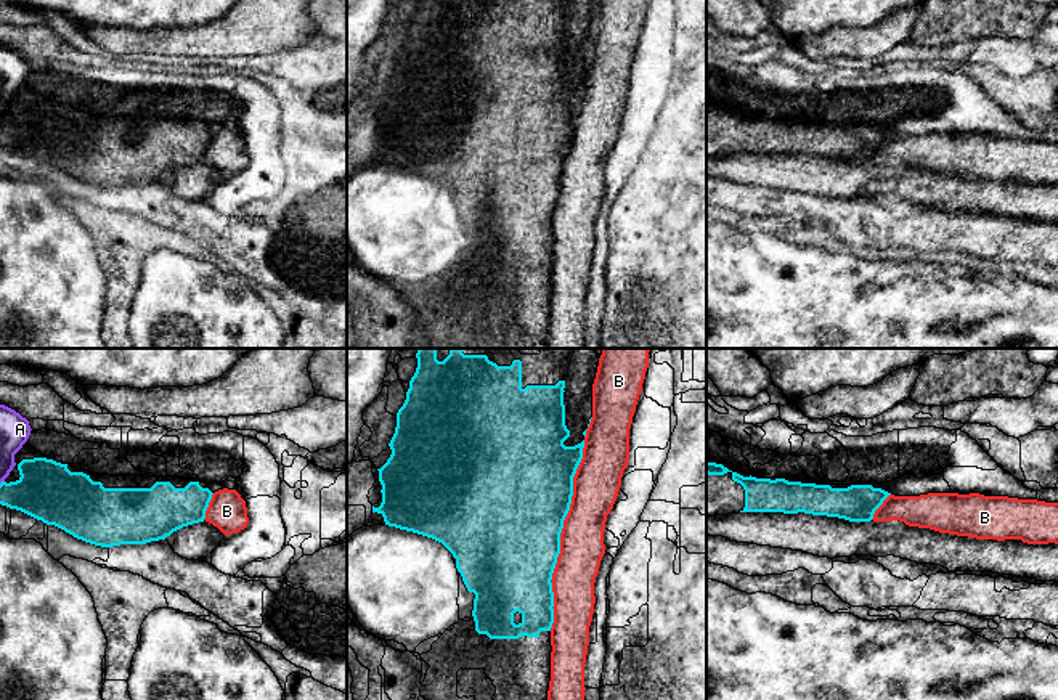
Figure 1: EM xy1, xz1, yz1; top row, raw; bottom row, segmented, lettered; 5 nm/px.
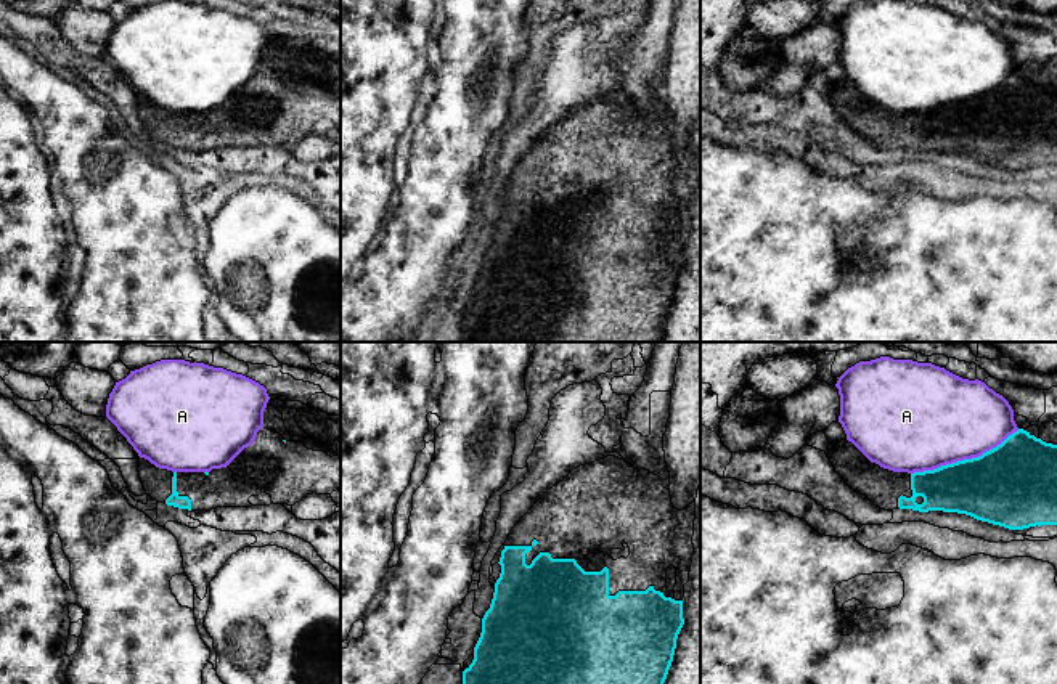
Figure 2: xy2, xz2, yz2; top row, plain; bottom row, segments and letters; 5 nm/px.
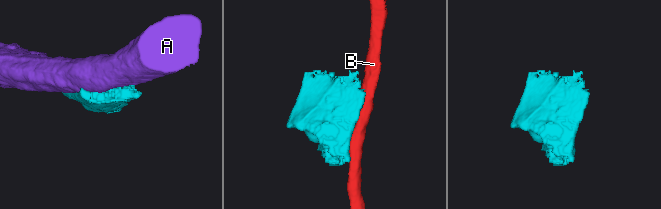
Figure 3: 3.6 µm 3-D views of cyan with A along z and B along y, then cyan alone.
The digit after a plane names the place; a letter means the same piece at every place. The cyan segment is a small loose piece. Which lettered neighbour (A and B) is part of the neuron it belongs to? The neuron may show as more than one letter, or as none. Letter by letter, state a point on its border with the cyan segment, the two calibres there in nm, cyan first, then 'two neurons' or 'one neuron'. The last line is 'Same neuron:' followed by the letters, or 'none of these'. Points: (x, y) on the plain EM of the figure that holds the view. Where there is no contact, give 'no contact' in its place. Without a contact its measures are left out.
A: contact yz2 (964, 100); calibres 400 and 480 nm; two neurons
B: contact xz1 (559, 175); calibres 500 and 220 nm; two neurons
Same neuron: none of these

